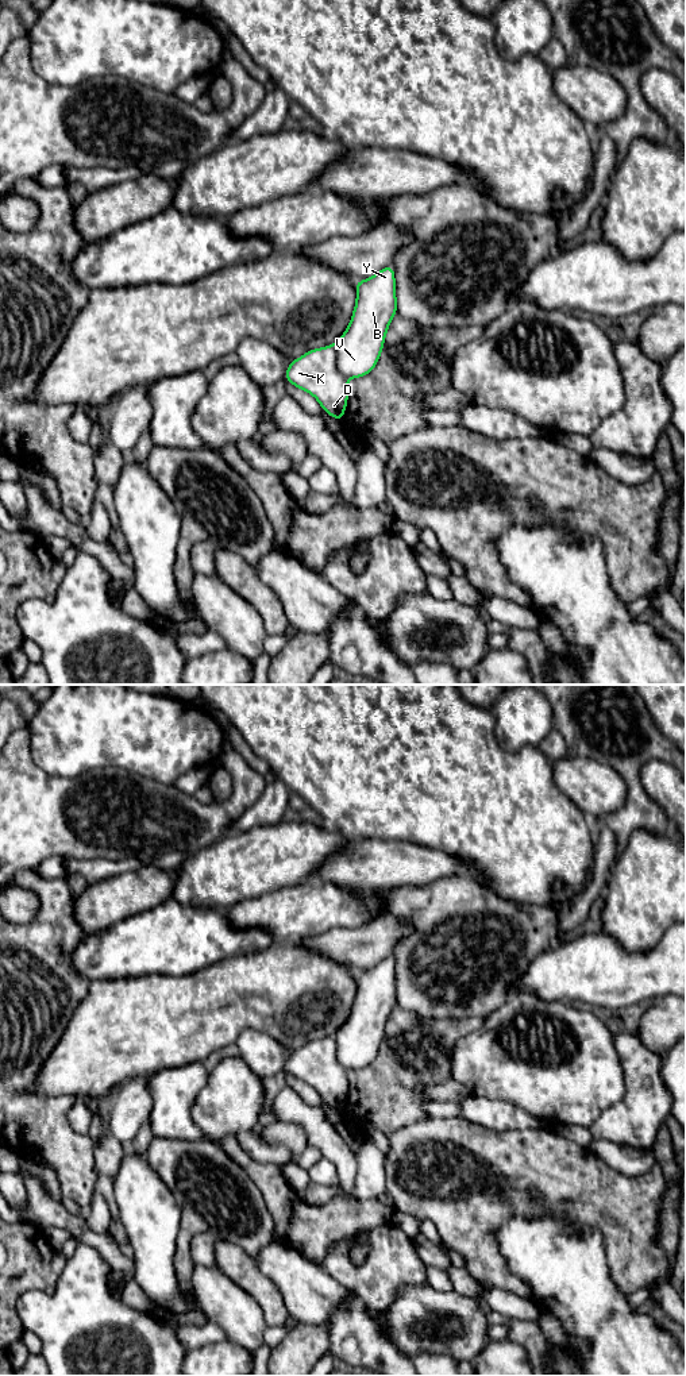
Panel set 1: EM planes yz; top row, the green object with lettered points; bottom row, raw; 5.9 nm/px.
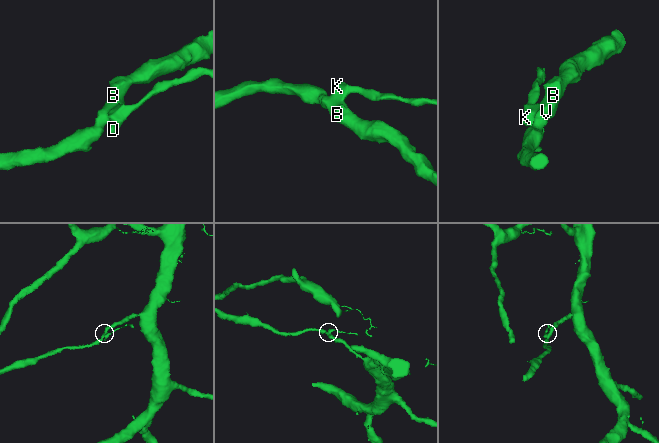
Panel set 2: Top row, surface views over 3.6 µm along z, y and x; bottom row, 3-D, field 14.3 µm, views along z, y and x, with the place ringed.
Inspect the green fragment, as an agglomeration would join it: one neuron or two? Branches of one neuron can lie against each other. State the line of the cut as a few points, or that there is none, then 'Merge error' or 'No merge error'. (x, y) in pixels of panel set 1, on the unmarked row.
Split along yz (334, 1036), (338, 1063), (346, 1071). Merge error

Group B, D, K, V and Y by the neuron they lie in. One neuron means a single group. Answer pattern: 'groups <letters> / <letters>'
groups B V Y / D K

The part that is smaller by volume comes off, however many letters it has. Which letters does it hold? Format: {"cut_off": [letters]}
{"cut_off": ["D", "K"]}

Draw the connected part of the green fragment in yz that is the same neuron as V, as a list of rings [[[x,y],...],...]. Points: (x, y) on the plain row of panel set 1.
[[[394,957],[355,972],[355,982],[351,1013],[334,1036],[338,1061],[346,1071],[365,1068],[378,1055],[389,1015],[397,1006]]]

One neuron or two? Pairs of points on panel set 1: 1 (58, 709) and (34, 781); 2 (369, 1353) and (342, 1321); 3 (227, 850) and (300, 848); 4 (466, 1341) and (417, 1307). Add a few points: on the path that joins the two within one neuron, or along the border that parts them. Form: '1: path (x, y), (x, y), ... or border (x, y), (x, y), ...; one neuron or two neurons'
1: border (30, 735), (31, 758), (49, 774), (68, 778); two neurons
2: path (365, 1345), (350, 1329); one neuron
3: path (245, 851), (282, 851); one neuron
4: path (459, 1325), (458, 1314), (453, 1311), (434, 1311); one neuron

